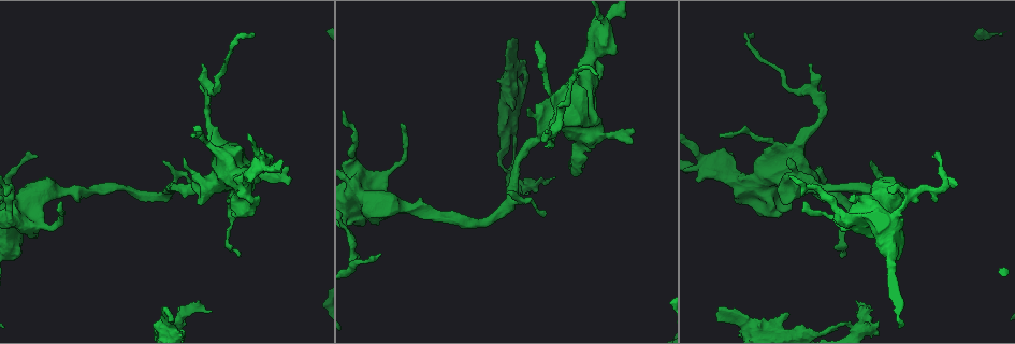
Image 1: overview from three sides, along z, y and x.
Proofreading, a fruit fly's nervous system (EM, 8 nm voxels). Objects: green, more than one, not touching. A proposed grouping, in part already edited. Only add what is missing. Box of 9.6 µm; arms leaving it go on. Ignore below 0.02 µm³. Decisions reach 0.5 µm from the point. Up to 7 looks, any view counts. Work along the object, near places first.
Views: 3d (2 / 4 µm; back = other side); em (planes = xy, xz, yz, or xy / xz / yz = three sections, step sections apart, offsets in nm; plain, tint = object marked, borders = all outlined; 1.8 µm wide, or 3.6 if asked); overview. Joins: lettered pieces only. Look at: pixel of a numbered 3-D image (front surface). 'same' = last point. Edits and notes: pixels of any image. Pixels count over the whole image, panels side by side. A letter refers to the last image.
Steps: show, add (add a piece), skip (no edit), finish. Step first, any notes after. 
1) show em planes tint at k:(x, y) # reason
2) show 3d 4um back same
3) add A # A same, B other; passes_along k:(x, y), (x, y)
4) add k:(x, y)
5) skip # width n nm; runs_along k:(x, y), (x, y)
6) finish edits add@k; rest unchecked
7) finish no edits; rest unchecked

show 3d 2um at 1:(237, 257) # long arm stops here

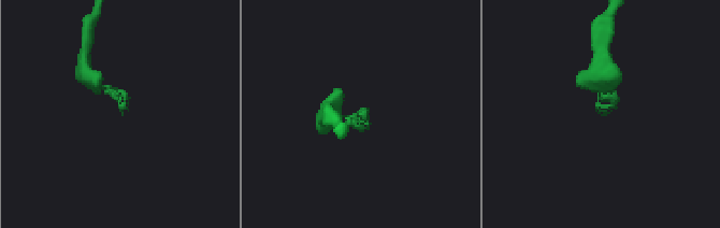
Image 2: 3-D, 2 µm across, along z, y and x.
show em yz step 4 borders at 2:(606, 111) # need the tissue

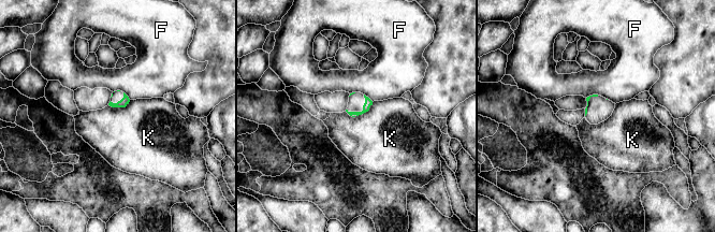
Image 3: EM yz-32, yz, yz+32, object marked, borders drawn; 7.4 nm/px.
show em planes borders same

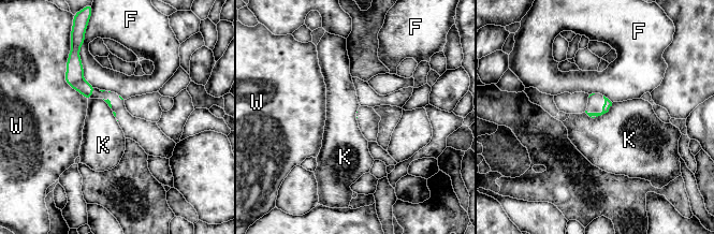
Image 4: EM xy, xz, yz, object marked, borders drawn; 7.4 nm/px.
skip # F other, K other, W other; none of them fits

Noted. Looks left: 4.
show 3d 4um at 1:(790, 314) # stops while still wide

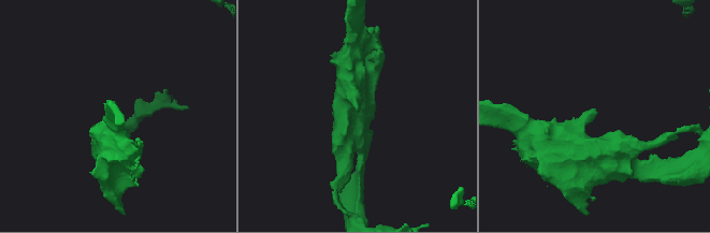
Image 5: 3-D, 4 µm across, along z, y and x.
show em xy step 8 borders at 5:(595, 110)

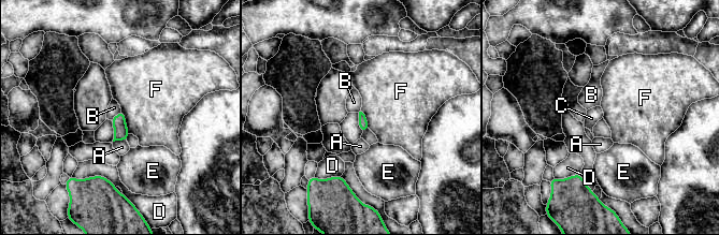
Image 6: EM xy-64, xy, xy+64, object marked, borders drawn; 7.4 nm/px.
skip # A other, B other, C other, D other, E other, F other; border 6:(110, 120), (113, 127), (113, 141); none of them fits

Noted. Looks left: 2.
show em 3.6um planes borders at 1:(716, 314) # an open end

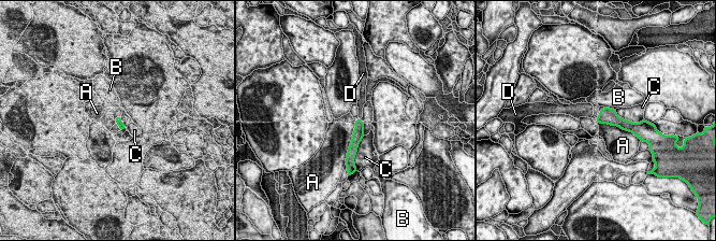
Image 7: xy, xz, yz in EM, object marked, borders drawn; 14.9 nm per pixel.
add D # A other, B other, C other, D same; the neuron continues

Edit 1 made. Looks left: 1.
finish edits add@7; rest unchecked

